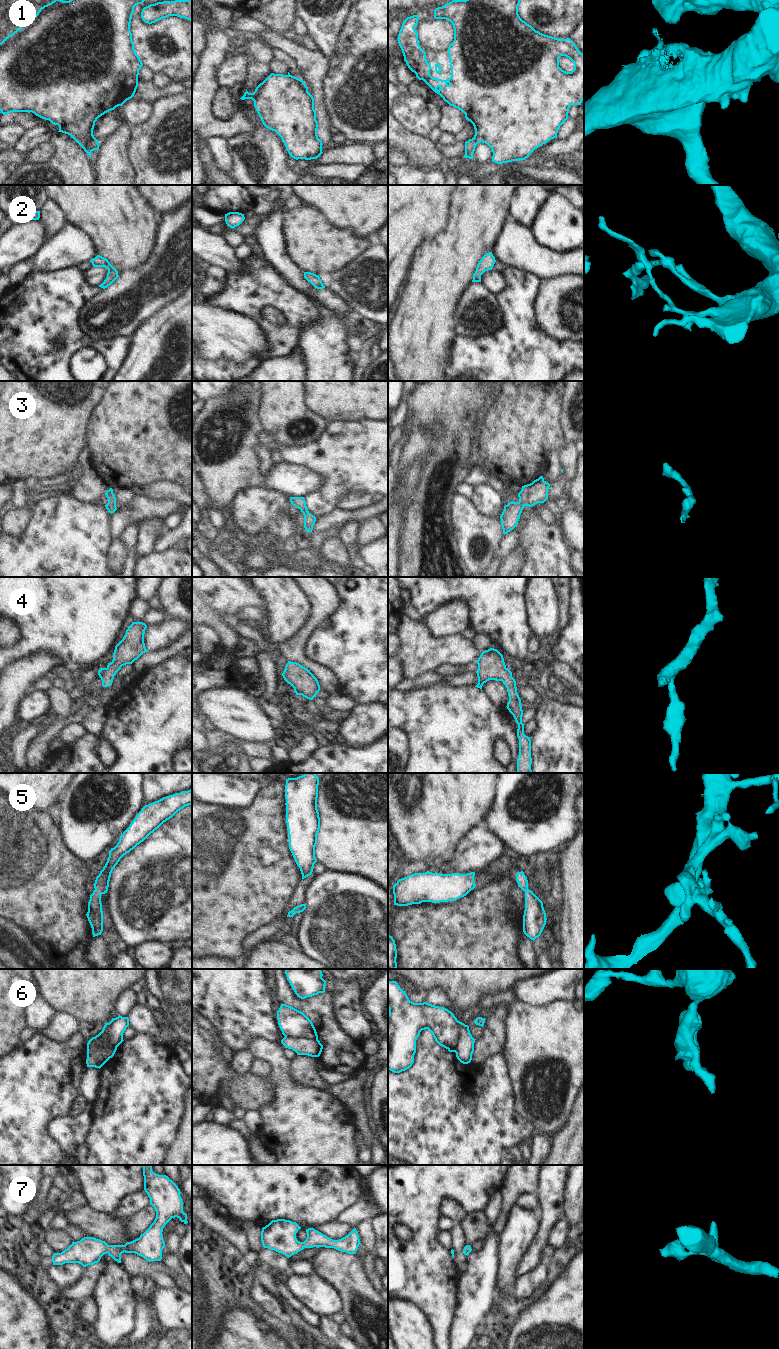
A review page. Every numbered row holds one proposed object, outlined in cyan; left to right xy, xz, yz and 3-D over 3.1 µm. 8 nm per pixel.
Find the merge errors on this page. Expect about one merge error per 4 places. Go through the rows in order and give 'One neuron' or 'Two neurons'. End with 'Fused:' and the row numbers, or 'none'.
1: Two neurons
2: One neuron
3: One neuron
4: One neuron
5: One neuron
6: Two neurons
7: One neuron
Fused: 1, 6.

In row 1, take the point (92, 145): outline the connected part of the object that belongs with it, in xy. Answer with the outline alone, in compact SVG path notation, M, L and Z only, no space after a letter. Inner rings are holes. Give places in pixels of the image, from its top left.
M92 139L83 149L91 158L91 153L94 150L99 150L99 143L97 143L95 139Z

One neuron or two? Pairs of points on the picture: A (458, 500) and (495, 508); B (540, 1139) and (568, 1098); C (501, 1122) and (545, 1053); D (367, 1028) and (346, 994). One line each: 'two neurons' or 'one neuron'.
A: two neurons
B: two neurons
C: two neurons
D: one neuron

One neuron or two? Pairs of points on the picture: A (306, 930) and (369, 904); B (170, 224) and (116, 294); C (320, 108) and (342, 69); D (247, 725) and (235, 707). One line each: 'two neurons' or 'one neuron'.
A: one neuron
B: one neuron
C: two neurons
D: one neuron

